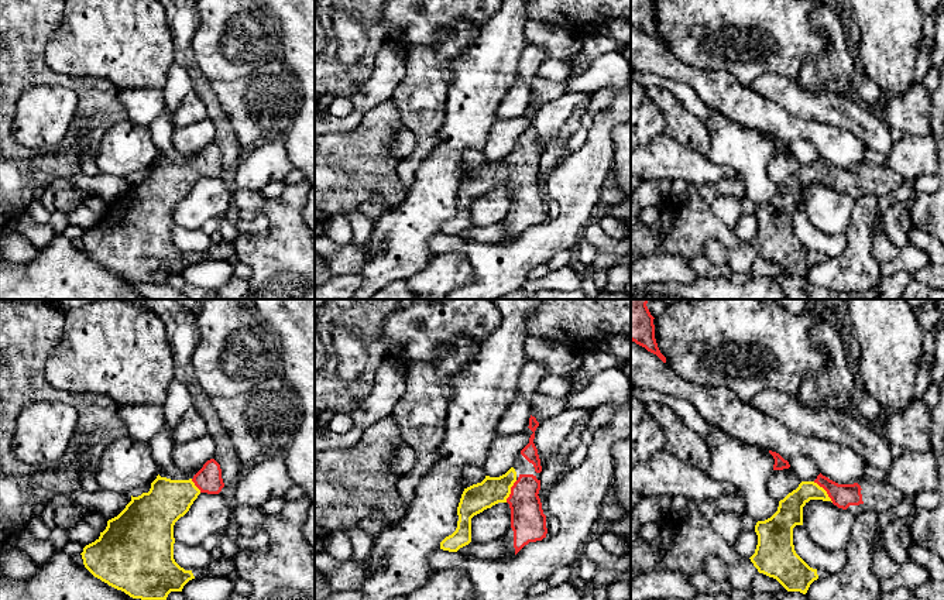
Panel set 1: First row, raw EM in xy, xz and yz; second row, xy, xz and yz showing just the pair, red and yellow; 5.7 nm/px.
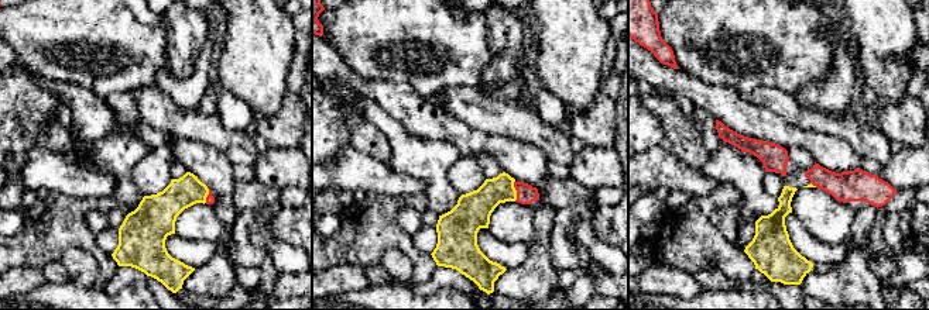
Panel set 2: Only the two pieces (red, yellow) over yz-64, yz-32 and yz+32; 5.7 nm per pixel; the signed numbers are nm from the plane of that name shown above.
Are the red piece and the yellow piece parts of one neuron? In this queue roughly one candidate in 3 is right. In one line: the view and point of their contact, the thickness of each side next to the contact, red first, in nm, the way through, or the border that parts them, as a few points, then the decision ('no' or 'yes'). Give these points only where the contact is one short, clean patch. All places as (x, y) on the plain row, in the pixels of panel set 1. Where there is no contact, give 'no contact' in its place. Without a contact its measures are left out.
yz (824, 172) | 140/150 nm | across yz (843, 180), (824, 172), (809, 174), (789, 198) | yes

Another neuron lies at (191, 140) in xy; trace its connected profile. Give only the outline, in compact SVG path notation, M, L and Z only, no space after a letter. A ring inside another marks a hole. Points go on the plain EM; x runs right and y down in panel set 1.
M206 117L174 130L172 145L182 155L199 155L207 144L213 143L214 134L214 121Z

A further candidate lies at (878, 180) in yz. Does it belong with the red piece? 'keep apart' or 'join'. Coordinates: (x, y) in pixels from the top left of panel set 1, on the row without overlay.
join

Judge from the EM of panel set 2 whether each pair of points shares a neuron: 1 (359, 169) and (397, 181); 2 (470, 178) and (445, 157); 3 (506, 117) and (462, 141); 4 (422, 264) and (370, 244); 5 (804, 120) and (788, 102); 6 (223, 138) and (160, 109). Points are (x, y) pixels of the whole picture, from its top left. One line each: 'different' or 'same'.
1: same
2: different
3: different
4: same
5: same
6: same

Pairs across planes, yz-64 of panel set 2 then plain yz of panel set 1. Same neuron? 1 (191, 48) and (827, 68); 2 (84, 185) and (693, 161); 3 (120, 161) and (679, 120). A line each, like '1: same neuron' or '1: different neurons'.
1: same neuron
2: same neuron
3: different neurons

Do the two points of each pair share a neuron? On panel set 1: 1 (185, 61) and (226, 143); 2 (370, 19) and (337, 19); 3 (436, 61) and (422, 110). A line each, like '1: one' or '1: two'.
1: one
2: two
3: one

